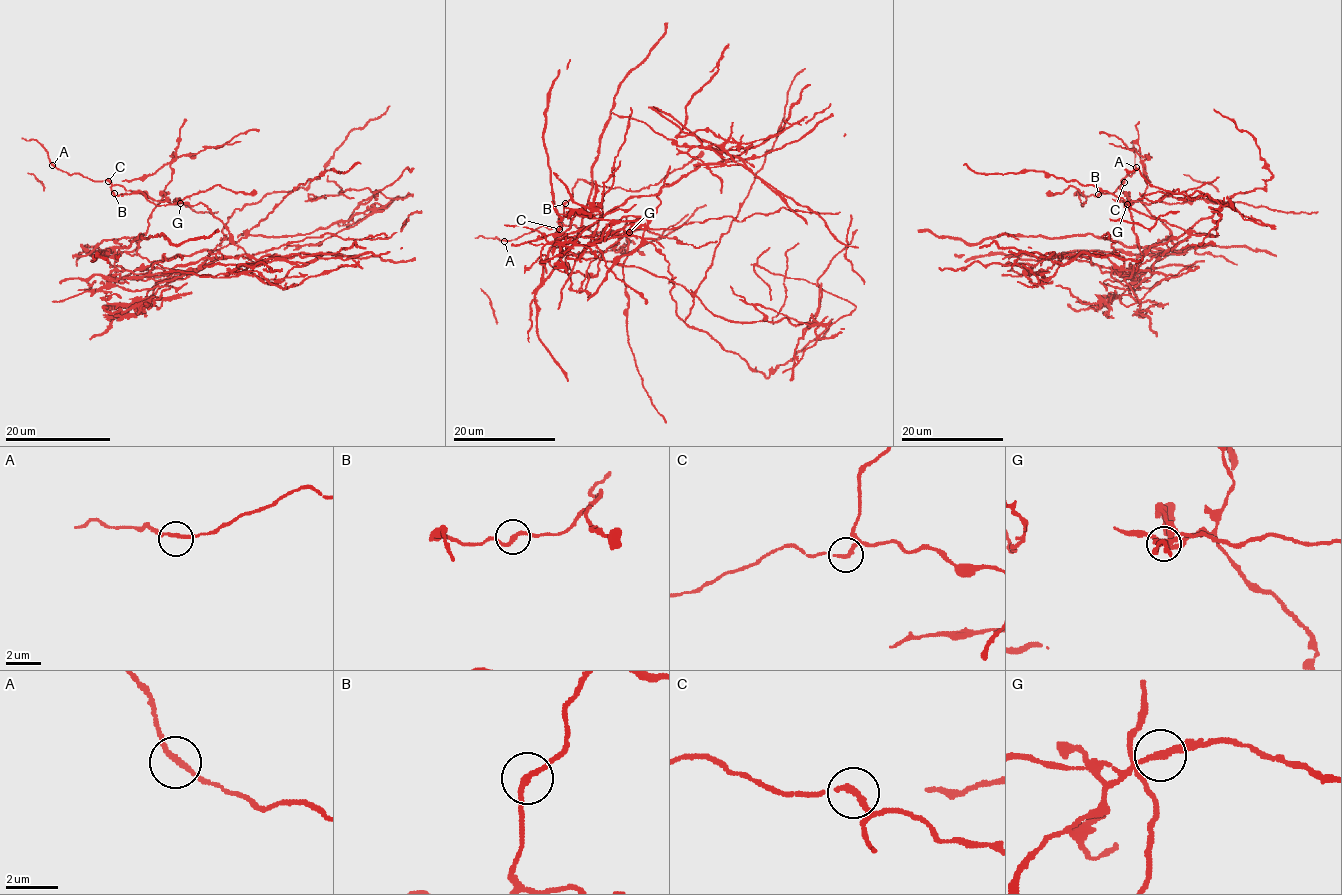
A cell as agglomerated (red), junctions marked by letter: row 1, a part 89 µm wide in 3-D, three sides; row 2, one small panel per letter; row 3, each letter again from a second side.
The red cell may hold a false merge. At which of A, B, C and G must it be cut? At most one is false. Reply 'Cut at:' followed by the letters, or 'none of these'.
Cut at: G

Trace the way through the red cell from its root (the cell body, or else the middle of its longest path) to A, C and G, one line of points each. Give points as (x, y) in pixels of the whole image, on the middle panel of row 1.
A: (587, 259), (558, 242), (573, 290), (597, 273), (617, 237), (571, 224), (504, 241)
C: (587, 259), (558, 242), (573, 290), (587, 273), (597, 273), (600, 257), (617, 237), (574, 224), (560, 228)
G: (587, 259), (558, 242), (573, 290), (587, 273), (589, 278), (597, 273), (600, 257), (629, 232)

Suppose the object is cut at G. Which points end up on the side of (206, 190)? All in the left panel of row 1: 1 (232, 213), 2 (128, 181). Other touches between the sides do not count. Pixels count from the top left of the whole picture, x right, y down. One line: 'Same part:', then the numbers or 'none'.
Same part: none

